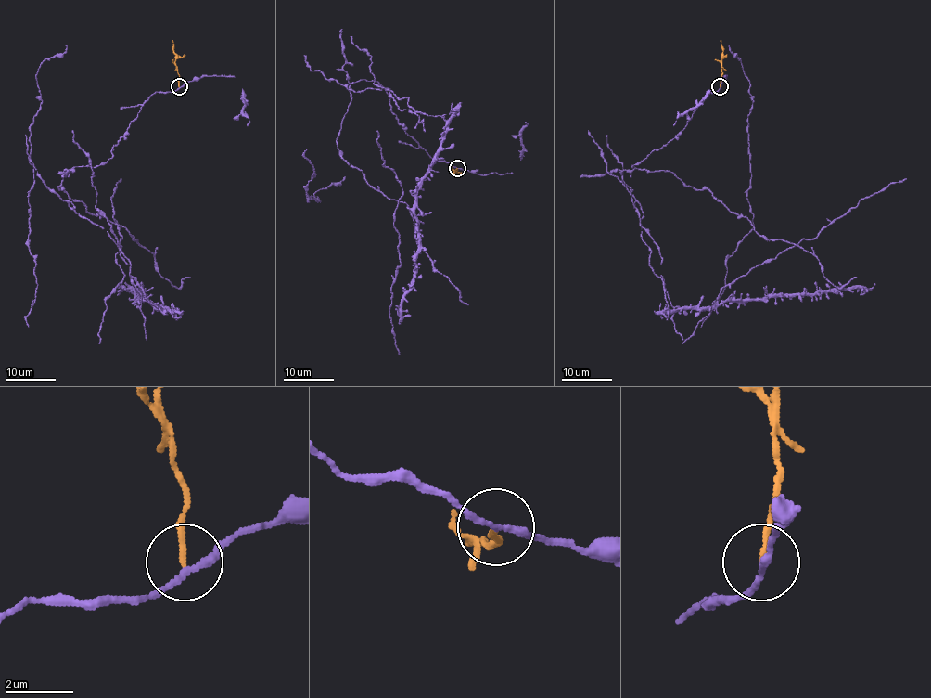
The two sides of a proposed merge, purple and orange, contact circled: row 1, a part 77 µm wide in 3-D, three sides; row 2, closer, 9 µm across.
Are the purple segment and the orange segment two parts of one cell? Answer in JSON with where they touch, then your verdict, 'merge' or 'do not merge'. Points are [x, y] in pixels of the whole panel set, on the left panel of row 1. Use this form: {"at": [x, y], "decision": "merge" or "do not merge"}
{"at": [179, 86], "decision": "do not merge"}

